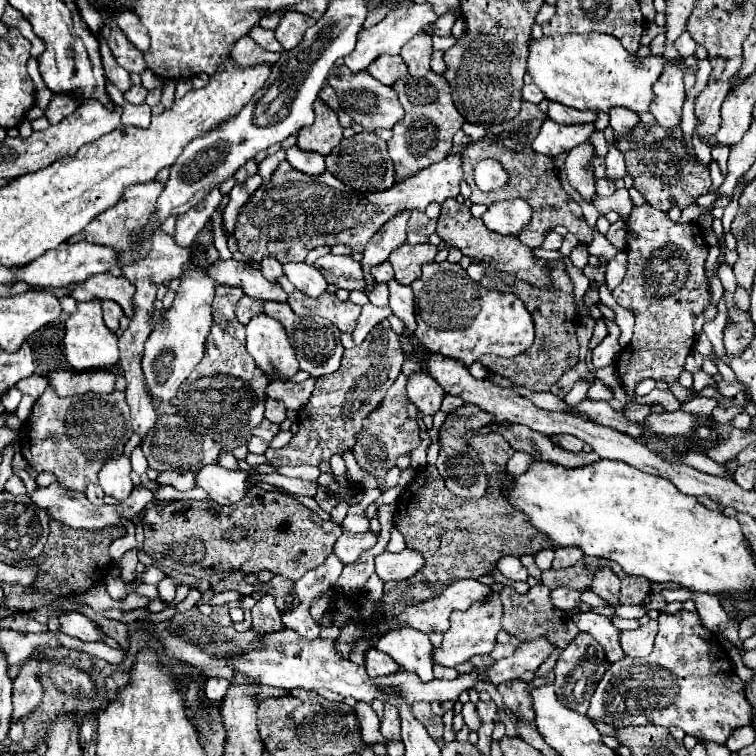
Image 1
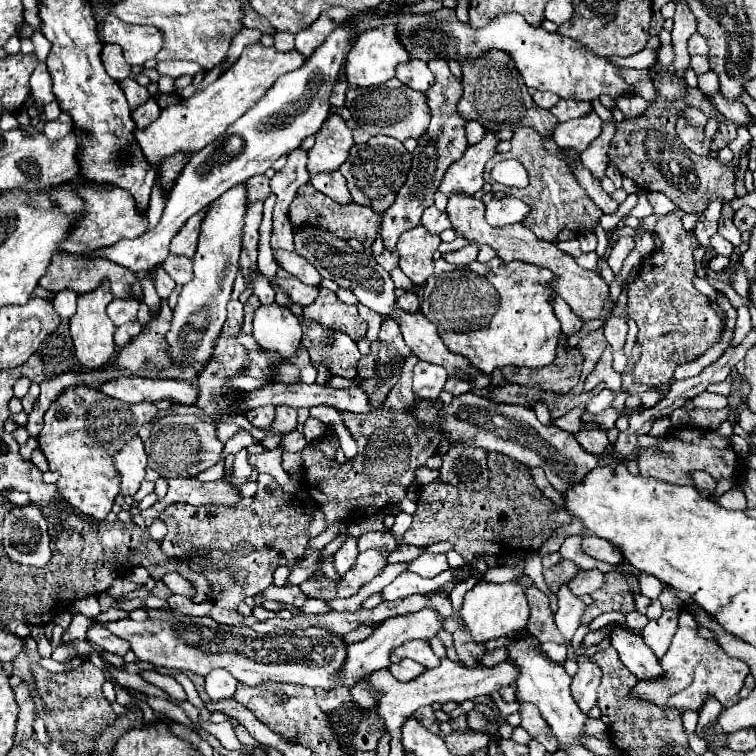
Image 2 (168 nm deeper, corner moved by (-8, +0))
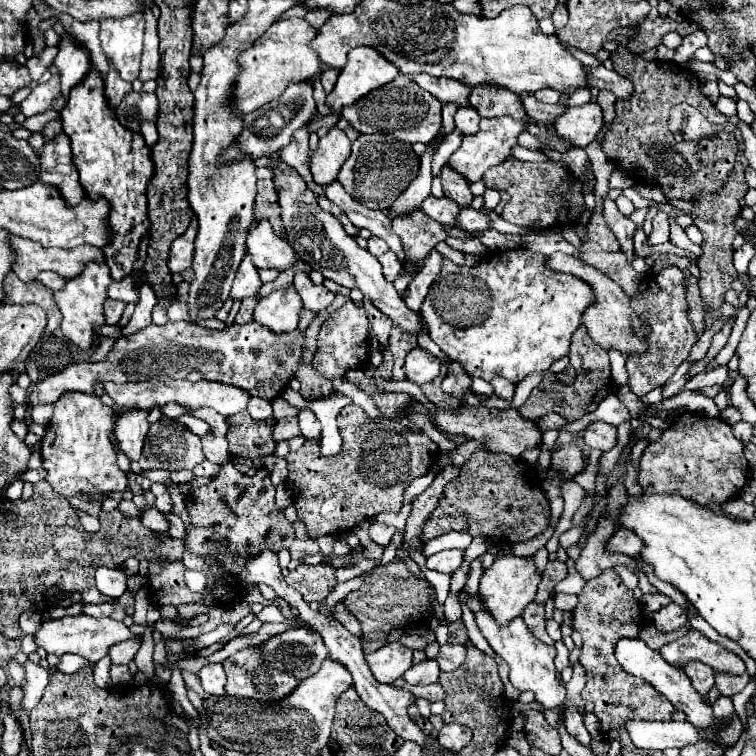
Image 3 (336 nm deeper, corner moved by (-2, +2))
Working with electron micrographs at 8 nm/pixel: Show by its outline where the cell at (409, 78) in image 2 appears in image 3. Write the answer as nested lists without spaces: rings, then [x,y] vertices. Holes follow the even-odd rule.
[[[412,75],[412,79],[428,93],[432,93],[436,99],[442,103],[456,103],[462,107],[470,107],[470,93],[472,89],[454,81],[454,79],[444,79],[444,77],[430,77],[430,75]]]

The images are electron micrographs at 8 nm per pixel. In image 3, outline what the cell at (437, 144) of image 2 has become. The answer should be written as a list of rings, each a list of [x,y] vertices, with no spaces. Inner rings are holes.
[[[432,141],[428,145],[428,151],[424,155],[420,155],[420,175],[408,185],[408,189],[402,193],[402,197],[396,199],[396,203],[392,205],[394,213],[400,217],[400,215],[406,215],[414,209],[420,207],[420,203],[430,195],[430,183],[434,179],[432,171],[430,171],[430,163],[432,163],[432,157],[434,157],[434,151],[436,151],[436,141]]]

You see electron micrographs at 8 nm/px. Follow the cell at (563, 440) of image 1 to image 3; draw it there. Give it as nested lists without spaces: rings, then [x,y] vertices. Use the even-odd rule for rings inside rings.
[[[592,423],[588,425],[588,429],[584,431],[584,443],[590,449],[598,449],[598,451],[610,451],[614,445],[618,445],[618,433],[614,425],[608,423]]]

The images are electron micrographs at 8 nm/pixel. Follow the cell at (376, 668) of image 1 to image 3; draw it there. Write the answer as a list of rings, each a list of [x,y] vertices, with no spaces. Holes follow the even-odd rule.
[[[426,659],[426,661],[410,667],[404,673],[404,679],[410,685],[432,685],[432,683],[438,683],[438,675],[440,675],[438,663],[434,659]]]

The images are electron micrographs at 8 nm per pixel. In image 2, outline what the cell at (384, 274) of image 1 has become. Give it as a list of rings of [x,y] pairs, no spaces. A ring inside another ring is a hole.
[[[396,249],[394,251],[384,251],[378,259],[376,259],[386,271],[392,271],[398,267],[398,255],[396,255]]]

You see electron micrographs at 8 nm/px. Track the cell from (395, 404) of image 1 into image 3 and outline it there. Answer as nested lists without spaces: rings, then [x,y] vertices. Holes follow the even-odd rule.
[[[351,404],[342,409],[337,417],[338,429],[342,433],[342,449],[338,455],[328,459],[321,454],[316,441],[306,440],[296,451],[288,453],[286,461],[290,465],[290,489],[294,495],[294,507],[298,511],[298,521],[304,523],[308,535],[312,539],[318,539],[325,535],[341,536],[364,519],[372,519],[378,513],[394,511],[398,513],[402,509],[402,497],[406,487],[416,479],[426,475],[432,465],[438,459],[438,445],[432,443],[428,435],[418,435],[410,429],[404,429],[396,421],[378,421],[369,419],[363,409]]]

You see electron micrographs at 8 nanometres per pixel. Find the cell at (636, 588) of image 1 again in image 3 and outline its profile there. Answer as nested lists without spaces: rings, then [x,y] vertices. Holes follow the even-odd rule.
[[[548,561],[544,573],[542,573],[542,583],[538,585],[538,595],[534,601],[546,603],[550,599],[550,593],[554,591],[554,585],[560,581],[560,561]]]

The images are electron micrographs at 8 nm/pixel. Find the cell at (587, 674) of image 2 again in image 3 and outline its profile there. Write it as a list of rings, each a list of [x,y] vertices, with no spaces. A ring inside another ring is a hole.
[[[568,707],[568,709],[566,709],[566,729],[568,729],[568,733],[570,733],[578,743],[590,747],[592,737],[590,737],[590,733],[586,731],[584,721],[582,721],[582,715],[580,715],[580,711],[578,711],[576,707]]]

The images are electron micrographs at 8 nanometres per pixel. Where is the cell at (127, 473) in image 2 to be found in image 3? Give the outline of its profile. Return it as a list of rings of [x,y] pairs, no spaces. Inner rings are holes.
[[[126,409],[118,417],[118,425],[114,425],[114,433],[120,441],[122,451],[128,455],[128,459],[138,461],[142,455],[144,437],[150,429],[148,423],[148,411],[144,409]]]

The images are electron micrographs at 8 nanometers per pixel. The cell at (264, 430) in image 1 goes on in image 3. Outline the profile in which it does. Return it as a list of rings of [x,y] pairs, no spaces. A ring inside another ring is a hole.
[[[250,397],[248,413],[252,415],[252,419],[268,419],[272,417],[272,405],[270,401],[264,401],[260,397]]]

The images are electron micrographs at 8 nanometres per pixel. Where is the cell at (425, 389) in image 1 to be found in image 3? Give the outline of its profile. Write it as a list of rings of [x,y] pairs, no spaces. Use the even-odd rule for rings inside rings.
[[[416,347],[412,353],[406,355],[406,377],[416,383],[428,383],[440,373],[440,359],[432,353],[424,351],[422,347]]]

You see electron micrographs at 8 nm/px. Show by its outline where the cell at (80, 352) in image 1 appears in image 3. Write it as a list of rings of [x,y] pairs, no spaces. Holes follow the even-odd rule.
[[[88,263],[86,269],[82,271],[82,275],[78,275],[76,279],[70,279],[66,281],[64,289],[56,291],[56,303],[64,315],[62,319],[62,333],[74,343],[78,345],[80,349],[90,349],[92,347],[92,341],[94,341],[94,325],[102,325],[104,323],[104,313],[102,313],[102,305],[106,301],[106,289],[108,285],[112,283],[112,277],[110,277],[110,267],[106,263],[102,265],[96,265],[96,263]]]

